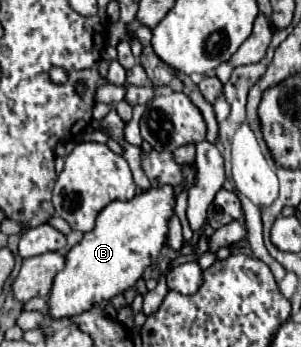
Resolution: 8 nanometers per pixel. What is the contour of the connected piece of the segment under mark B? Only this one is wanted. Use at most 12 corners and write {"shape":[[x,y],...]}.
{"shape":[[174,187],[112,201],[66,253],[48,313],[136,285],[166,245]]}

